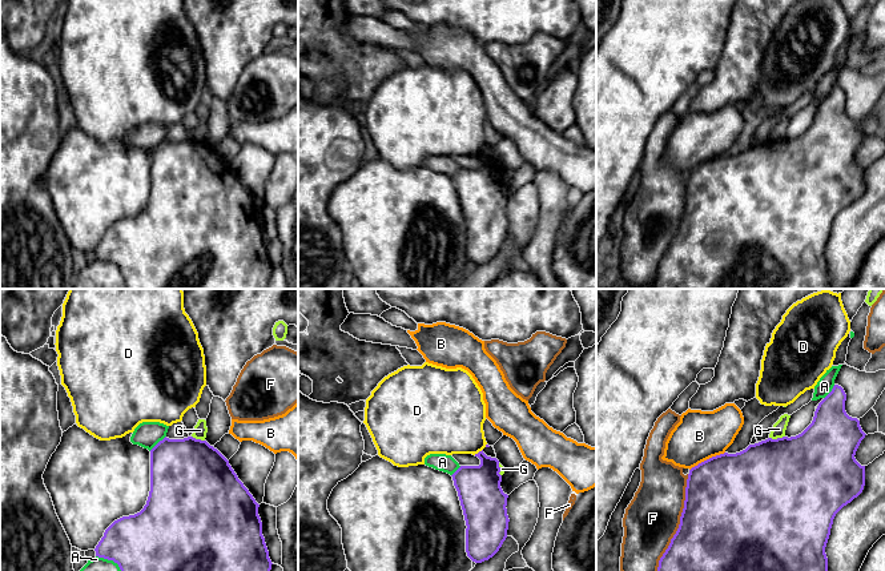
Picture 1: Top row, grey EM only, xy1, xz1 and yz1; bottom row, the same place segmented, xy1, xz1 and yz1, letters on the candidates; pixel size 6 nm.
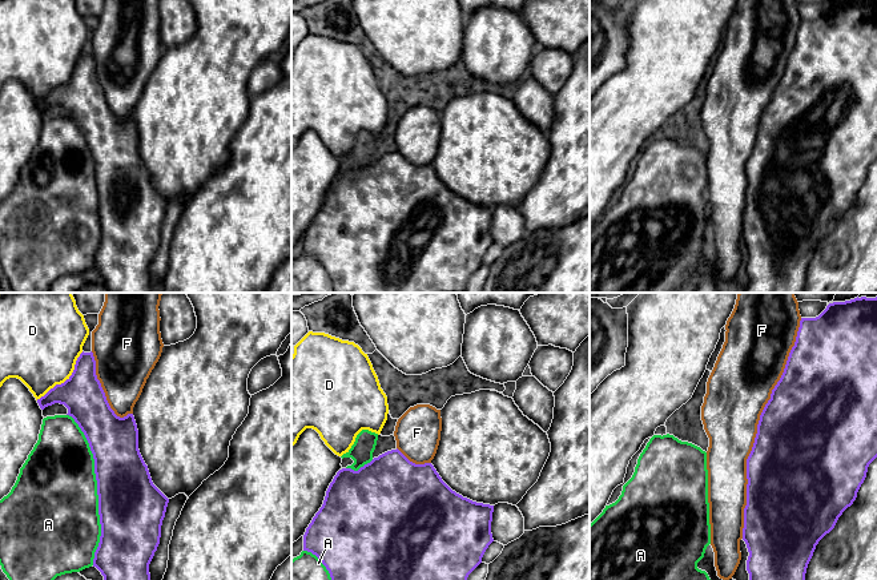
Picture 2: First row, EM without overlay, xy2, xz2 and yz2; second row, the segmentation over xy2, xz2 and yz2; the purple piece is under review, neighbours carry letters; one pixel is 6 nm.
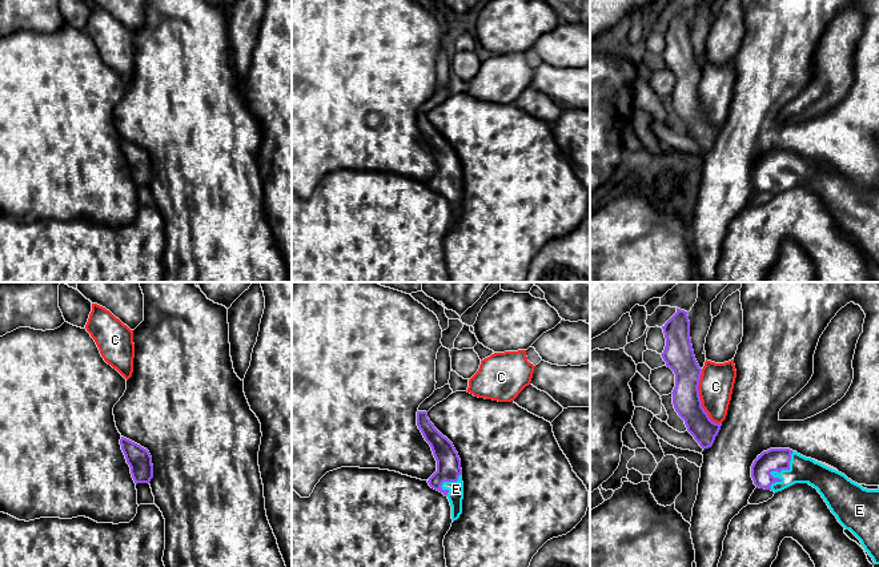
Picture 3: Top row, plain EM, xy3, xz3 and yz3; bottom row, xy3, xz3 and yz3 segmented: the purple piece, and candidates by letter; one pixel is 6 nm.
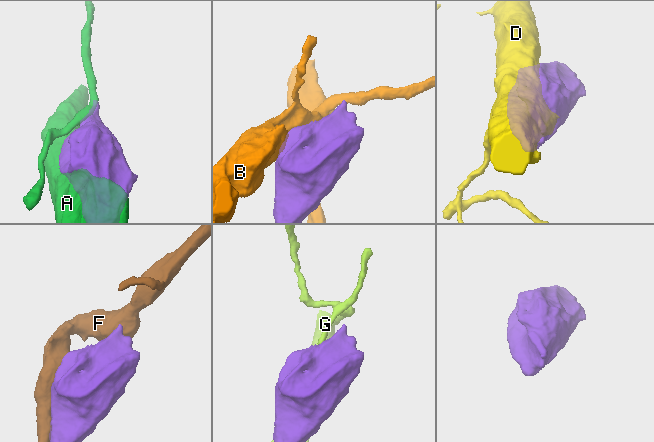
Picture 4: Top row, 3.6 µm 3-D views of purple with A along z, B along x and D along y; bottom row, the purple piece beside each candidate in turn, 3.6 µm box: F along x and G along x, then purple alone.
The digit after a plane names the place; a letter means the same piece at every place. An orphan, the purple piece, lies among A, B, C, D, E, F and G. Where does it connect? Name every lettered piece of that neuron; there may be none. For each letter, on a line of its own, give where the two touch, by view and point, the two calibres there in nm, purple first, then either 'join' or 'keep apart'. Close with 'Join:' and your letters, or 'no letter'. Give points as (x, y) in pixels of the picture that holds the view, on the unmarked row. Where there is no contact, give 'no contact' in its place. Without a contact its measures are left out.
A: contact xy2 (97, 190); calibres 400 and 500 nm; keep apart
B: contact yz1 (707, 161); calibres 500 and 300 nm; keep apart
C: contact yz3 (699, 101); calibres 170 and 200 nm; keep apart
D: contact xy2 (65, 83); calibres 240 and 440 nm; keep apart
E: contact yz3 (777, 172); calibres 140 and 160 nm; join
F: contact yz2 (757, 131); calibres 500 and 360 nm; keep apart
G: contact yz1 (777, 140); calibres 500 and 80 nm; keep apart
Join: E

